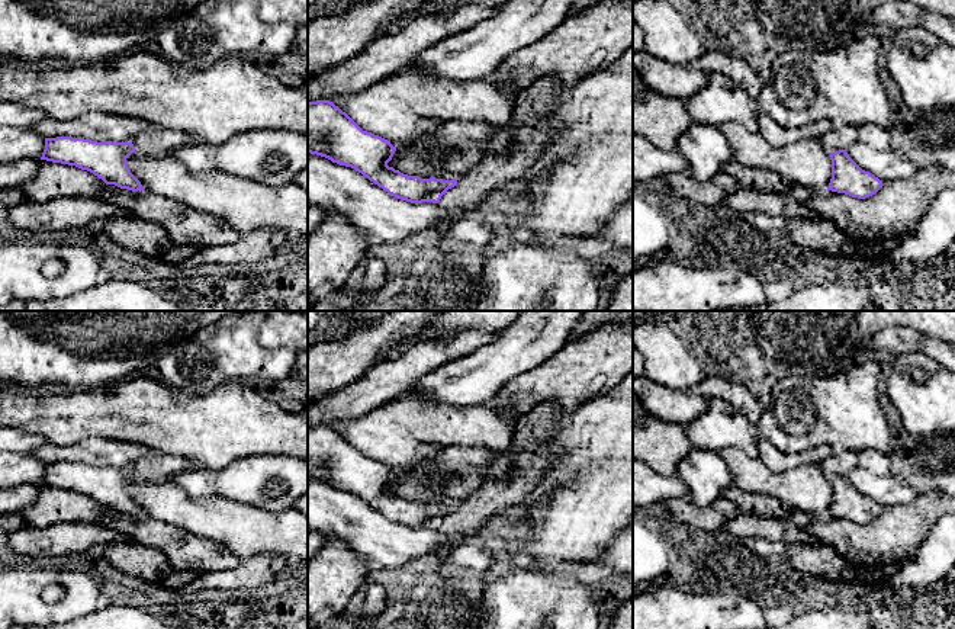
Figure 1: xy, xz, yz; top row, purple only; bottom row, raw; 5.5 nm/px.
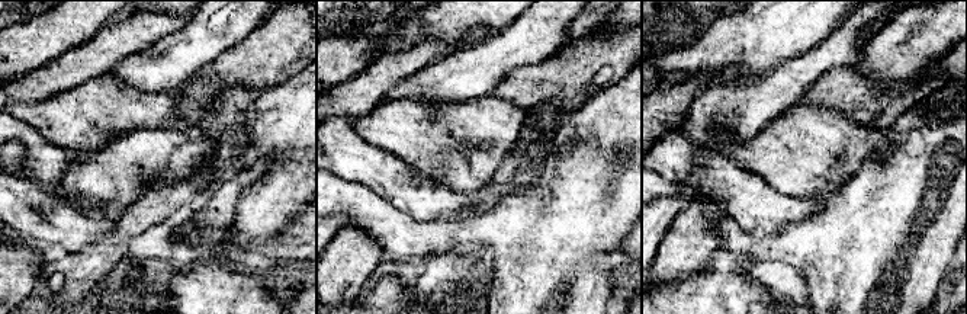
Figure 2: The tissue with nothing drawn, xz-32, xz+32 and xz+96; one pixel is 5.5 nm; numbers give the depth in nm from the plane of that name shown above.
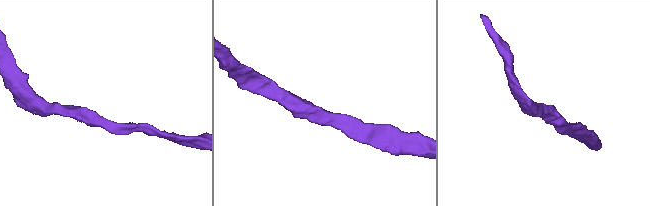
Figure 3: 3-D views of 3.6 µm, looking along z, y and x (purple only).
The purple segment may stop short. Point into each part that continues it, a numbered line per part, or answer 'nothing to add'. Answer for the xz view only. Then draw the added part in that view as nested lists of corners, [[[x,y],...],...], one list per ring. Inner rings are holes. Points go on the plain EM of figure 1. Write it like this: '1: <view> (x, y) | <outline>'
1: xz (407, 435) | [[[421,394],[392,399],[354,420],[334,421],[331,427],[363,456],[388,465],[396,474],[427,475],[435,458],[448,447],[493,450],[480,471],[446,476],[443,491],[456,504],[488,481],[489,465],[508,450],[514,434],[512,423],[488,404],[441,405]]]

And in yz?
1: yz (806, 487) | [[[729,447],[720,455],[740,490],[778,498],[790,510],[803,510],[813,517],[827,516],[832,485],[817,463],[774,474],[759,458],[750,458],[743,450]]]

